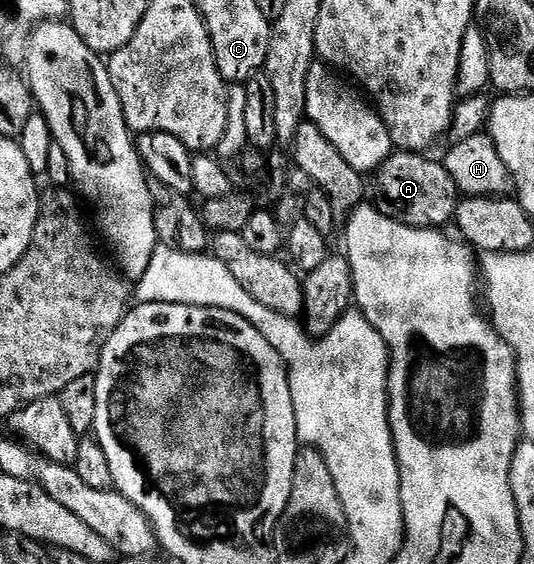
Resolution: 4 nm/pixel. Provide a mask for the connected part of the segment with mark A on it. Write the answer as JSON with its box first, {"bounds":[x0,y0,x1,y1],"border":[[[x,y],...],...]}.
{"bounds":[376,150,460,229],"border":[[[399,150],[397,153],[391,154],[390,158],[378,168],[376,172],[376,178],[378,178],[378,203],[376,202],[376,209],[381,215],[387,215],[389,219],[395,219],[397,223],[403,223],[409,227],[428,227],[431,229],[442,229],[445,228],[445,223],[448,224],[453,220],[456,209],[458,208],[458,200],[460,198],[460,192],[456,181],[452,181],[452,177],[448,173],[445,162],[439,161],[438,163],[434,159],[429,159],[431,156],[426,153],[415,153],[413,151]]]}

